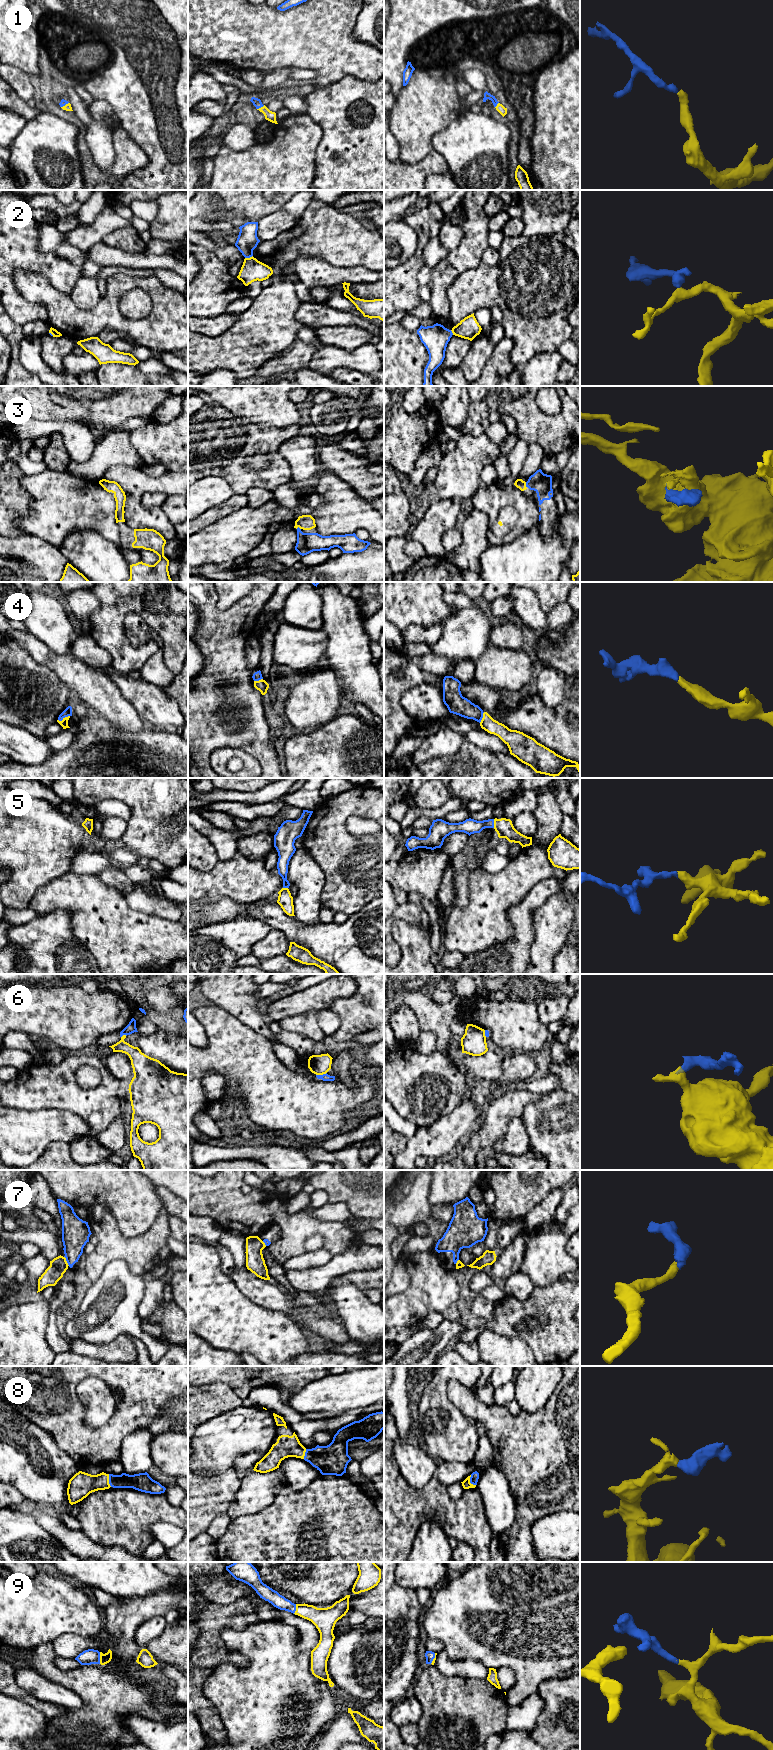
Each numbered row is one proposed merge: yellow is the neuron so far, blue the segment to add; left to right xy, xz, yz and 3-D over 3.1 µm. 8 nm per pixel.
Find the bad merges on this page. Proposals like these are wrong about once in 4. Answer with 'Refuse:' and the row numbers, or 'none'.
Refuse: 2, 6, 7

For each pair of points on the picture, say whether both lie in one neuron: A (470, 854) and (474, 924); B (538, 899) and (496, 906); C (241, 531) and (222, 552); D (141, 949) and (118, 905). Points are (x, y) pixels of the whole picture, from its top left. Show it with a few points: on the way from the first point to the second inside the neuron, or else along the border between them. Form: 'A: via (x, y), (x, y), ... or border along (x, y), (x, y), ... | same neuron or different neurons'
A: border along (480, 866), (474, 868) | different neurons
B: border along (535, 885), (517, 904), (507, 910), (510, 924) | different neurons
C: via (236, 536), (225, 547) | same neuron
D: via (130, 938), (118, 926), (118, 916) | same neuron

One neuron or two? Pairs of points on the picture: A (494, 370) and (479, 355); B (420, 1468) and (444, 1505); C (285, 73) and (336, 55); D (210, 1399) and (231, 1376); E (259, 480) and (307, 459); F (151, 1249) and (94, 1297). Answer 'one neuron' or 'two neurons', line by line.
A: two neurons
B: two neurons
C: two neurons
D: two neurons
E: two neurons
F: two neurons

